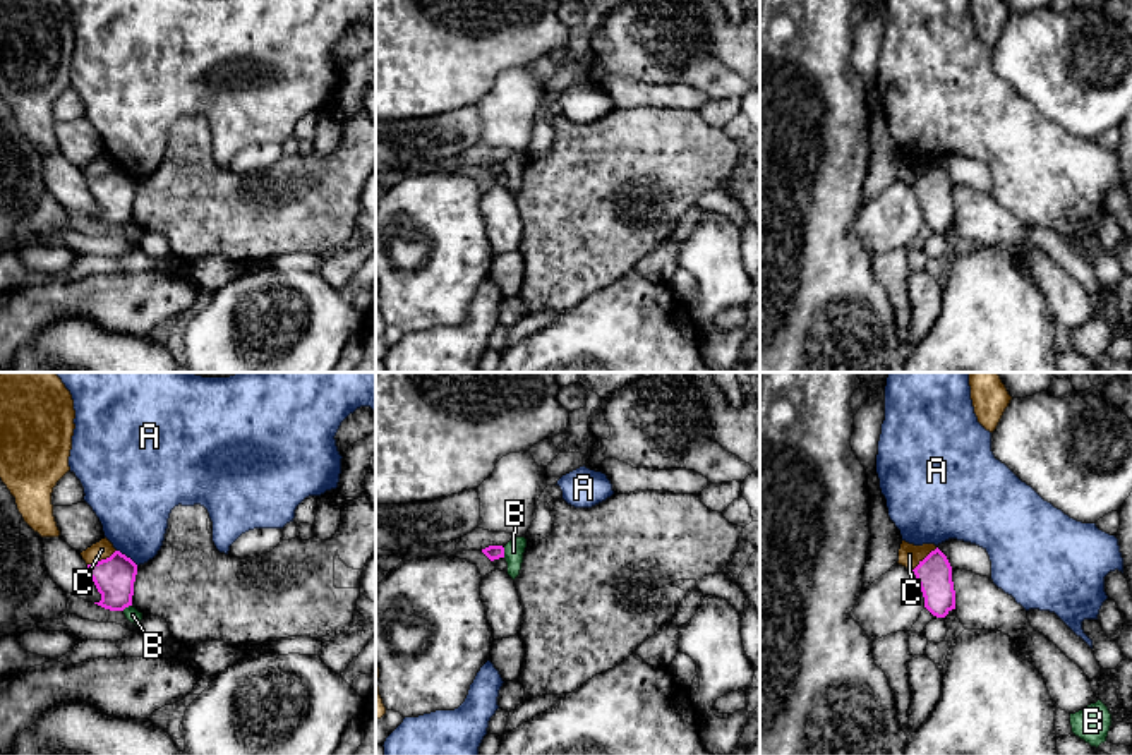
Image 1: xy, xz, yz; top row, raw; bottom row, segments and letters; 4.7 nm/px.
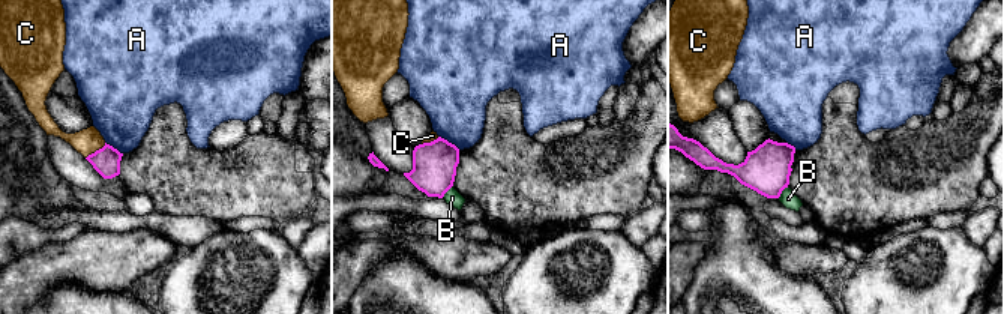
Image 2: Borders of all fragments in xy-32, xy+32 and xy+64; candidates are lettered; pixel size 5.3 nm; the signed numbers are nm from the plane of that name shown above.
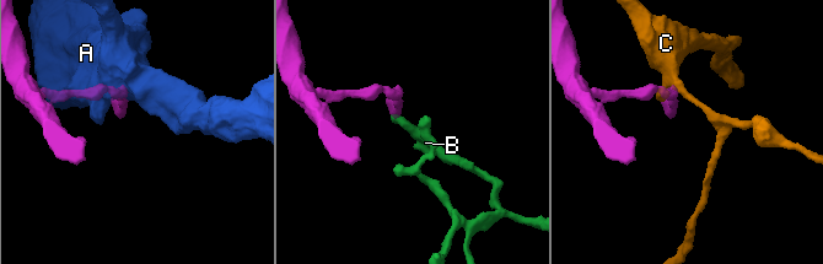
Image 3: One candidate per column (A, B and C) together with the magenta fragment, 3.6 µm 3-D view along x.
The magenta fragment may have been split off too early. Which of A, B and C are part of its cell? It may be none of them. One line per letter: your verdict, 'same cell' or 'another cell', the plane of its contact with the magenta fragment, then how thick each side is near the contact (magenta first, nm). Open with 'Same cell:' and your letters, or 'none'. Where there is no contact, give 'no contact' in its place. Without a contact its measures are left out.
Same cell: none
A: another cell | xy | 190/340 nm
B: another cell | xz | 70/100 nm
C: another cell | xy | 190/90 nm

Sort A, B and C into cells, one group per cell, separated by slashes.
A / B / C

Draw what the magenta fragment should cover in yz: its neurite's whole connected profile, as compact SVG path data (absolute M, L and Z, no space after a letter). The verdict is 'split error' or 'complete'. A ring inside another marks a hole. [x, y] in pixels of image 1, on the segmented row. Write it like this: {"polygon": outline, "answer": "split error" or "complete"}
{"polygon": "M936 547L912 570L924 597L924 607L936 618L945 618L955 609L952 566Z", "answer": "complete"}

